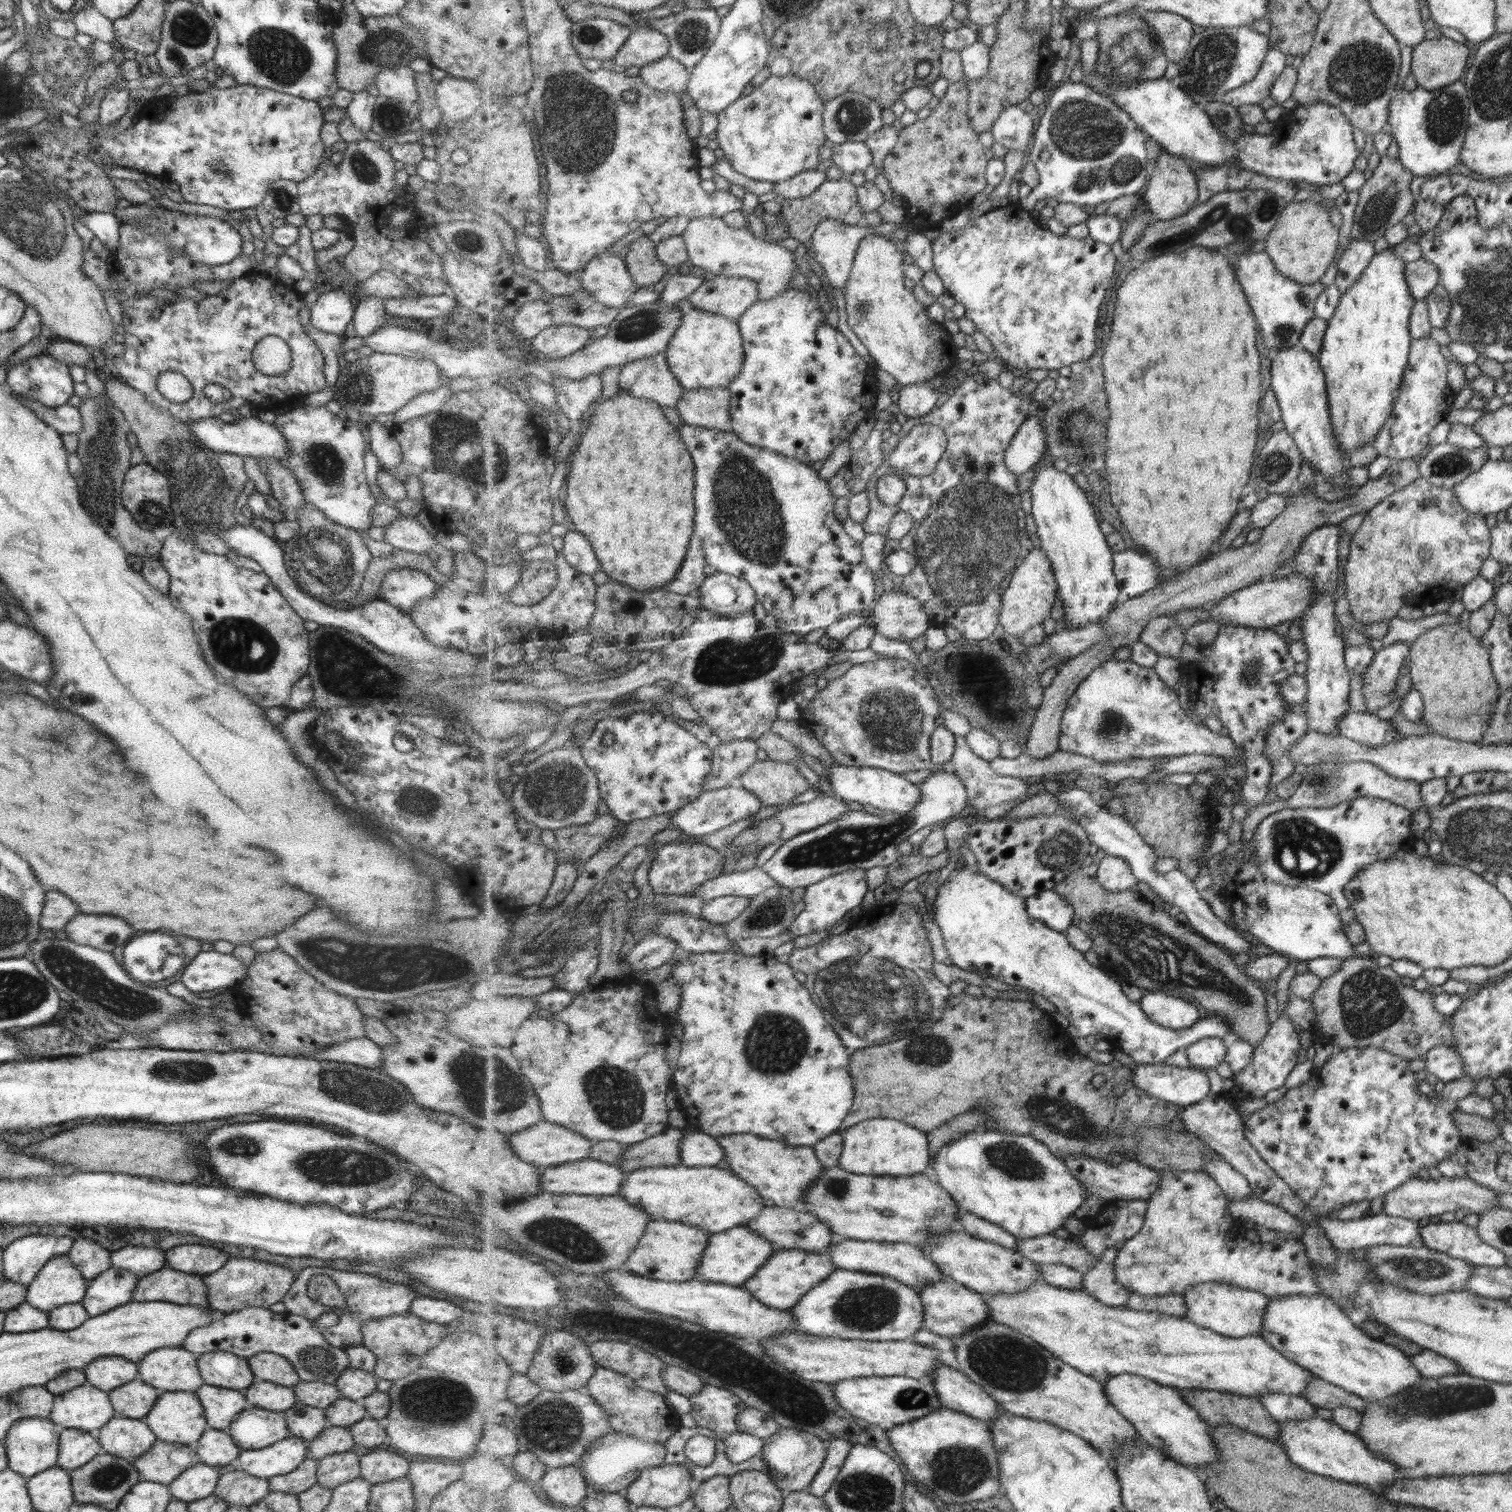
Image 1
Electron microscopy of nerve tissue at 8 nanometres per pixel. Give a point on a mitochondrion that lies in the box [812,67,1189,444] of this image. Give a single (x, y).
(1094, 139)

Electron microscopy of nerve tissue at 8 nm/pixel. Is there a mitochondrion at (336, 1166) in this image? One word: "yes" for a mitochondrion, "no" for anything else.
yes

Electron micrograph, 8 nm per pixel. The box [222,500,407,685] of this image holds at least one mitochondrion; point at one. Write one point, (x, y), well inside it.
(322, 562)

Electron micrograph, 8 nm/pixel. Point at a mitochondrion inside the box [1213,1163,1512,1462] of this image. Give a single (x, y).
(1444, 1400)

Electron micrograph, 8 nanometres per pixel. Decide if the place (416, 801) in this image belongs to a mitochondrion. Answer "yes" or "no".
yes

